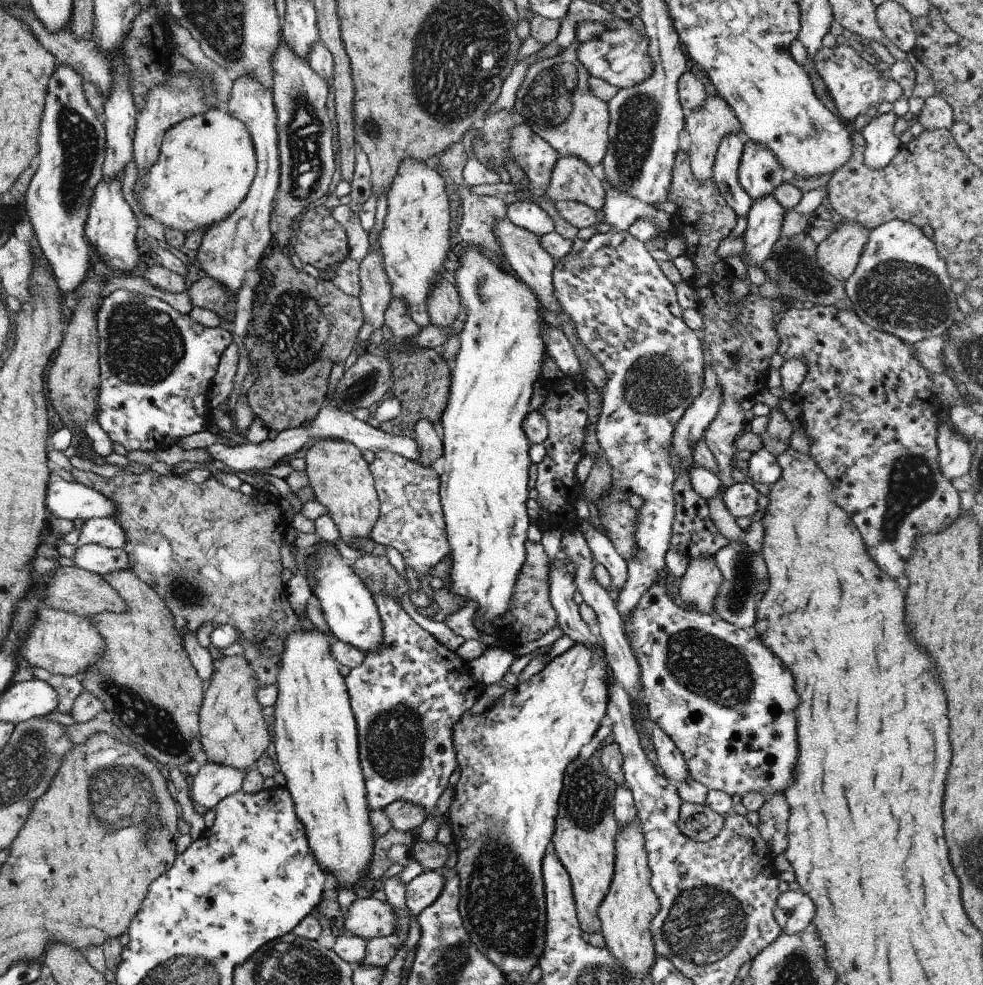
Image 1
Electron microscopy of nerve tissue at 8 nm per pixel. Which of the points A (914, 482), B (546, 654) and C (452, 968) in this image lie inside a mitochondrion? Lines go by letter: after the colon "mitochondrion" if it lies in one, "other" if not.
A: mitochondrion
B: other
C: mitochondrion

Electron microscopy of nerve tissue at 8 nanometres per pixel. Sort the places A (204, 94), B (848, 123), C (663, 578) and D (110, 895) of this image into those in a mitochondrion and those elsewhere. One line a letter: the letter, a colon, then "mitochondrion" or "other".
A: mitochondrion
B: other
C: other
D: other

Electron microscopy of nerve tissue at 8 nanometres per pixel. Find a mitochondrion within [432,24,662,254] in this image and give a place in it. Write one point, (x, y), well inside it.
(549, 99)

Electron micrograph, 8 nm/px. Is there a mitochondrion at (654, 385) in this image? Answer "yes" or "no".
yes

